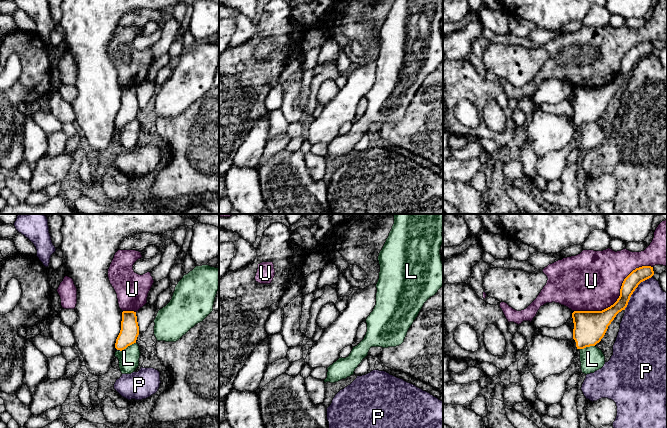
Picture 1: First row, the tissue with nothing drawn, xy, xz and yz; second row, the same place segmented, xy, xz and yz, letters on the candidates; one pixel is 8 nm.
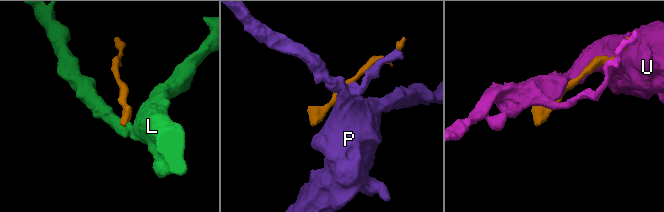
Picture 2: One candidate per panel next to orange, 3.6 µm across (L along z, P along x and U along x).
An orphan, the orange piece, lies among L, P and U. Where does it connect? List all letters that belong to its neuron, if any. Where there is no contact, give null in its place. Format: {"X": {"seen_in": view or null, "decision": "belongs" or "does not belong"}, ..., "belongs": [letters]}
{"L": {"seen_in": "xy", "decision": "does not belong"}, "P": {"seen_in": "yz", "decision": "does not belong"}, "U": {"seen_in": "yz", "decision": "does not belong"}, "belongs": []}

